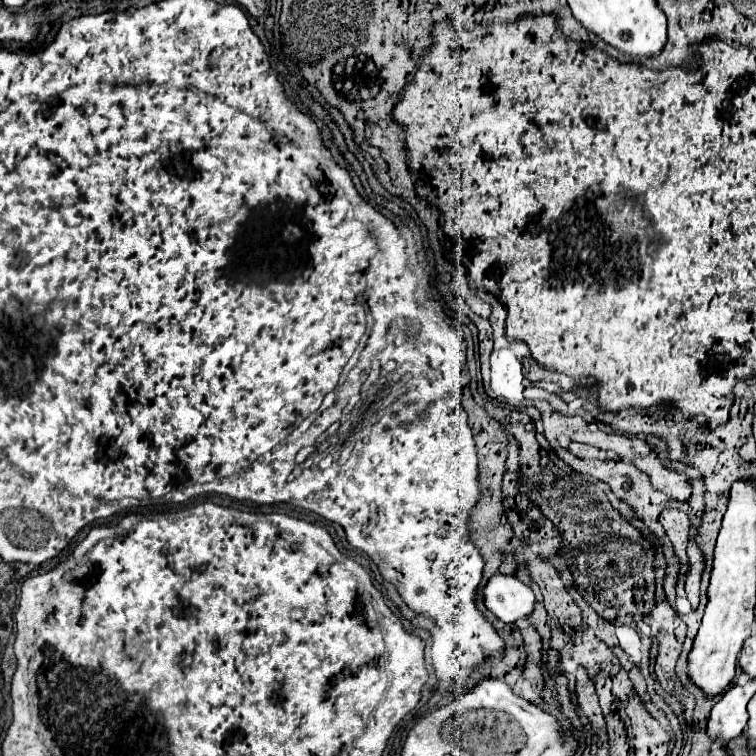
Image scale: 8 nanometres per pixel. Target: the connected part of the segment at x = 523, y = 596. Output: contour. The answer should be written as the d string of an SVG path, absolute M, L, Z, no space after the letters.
M494 575L484 587L484 603L500 621L518 623L532 615L536 595L516 577Z

